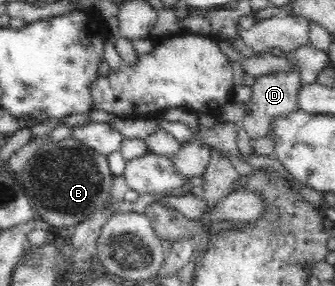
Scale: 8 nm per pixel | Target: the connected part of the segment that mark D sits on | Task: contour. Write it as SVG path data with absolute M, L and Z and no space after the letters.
M299 70L289 72L273 72L269 75L257 76L253 83L253 97L251 97L251 112L245 115L244 131L253 141L261 137L271 136L273 123L277 117L285 117L291 112L301 111L299 108L299 91L301 91Z

